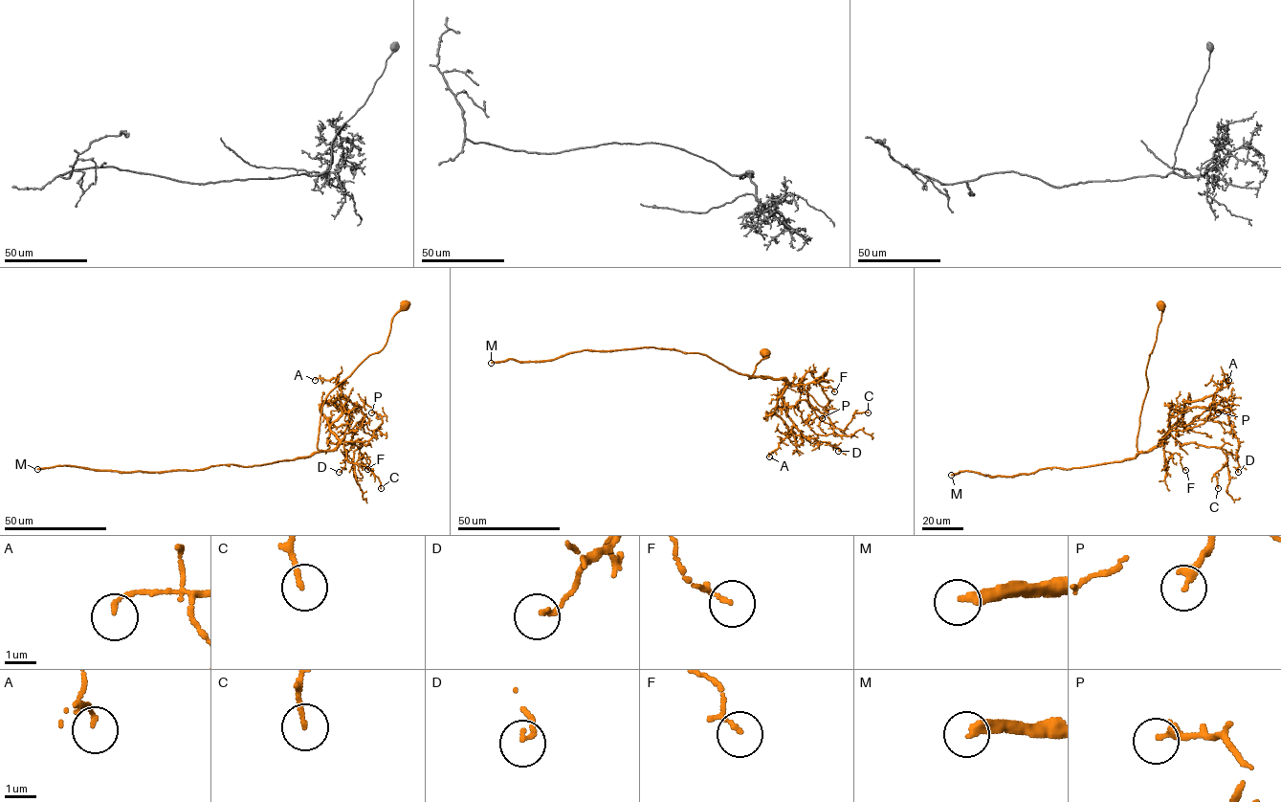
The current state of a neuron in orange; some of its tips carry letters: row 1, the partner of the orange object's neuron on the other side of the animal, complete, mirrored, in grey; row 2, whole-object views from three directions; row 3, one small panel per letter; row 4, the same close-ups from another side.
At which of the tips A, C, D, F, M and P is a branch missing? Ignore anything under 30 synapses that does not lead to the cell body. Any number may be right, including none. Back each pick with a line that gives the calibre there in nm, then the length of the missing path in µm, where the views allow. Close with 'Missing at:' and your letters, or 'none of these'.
M: Thickness 340 nm. Missing length about 140 µm
Missing at: M

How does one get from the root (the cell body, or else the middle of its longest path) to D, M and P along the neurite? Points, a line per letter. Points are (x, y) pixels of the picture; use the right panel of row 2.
D: (1160, 305), (1137, 449), (1149, 452), (1159, 442), (1176, 412), (1222, 410), (1238, 441), (1238, 472)
M: (1160, 305), (1135, 456), (1008, 477), (971, 471), (951, 475)
P: (1160, 305), (1145, 372), (1137, 451), (1151, 451), (1172, 431), (1197, 426), (1218, 412)

